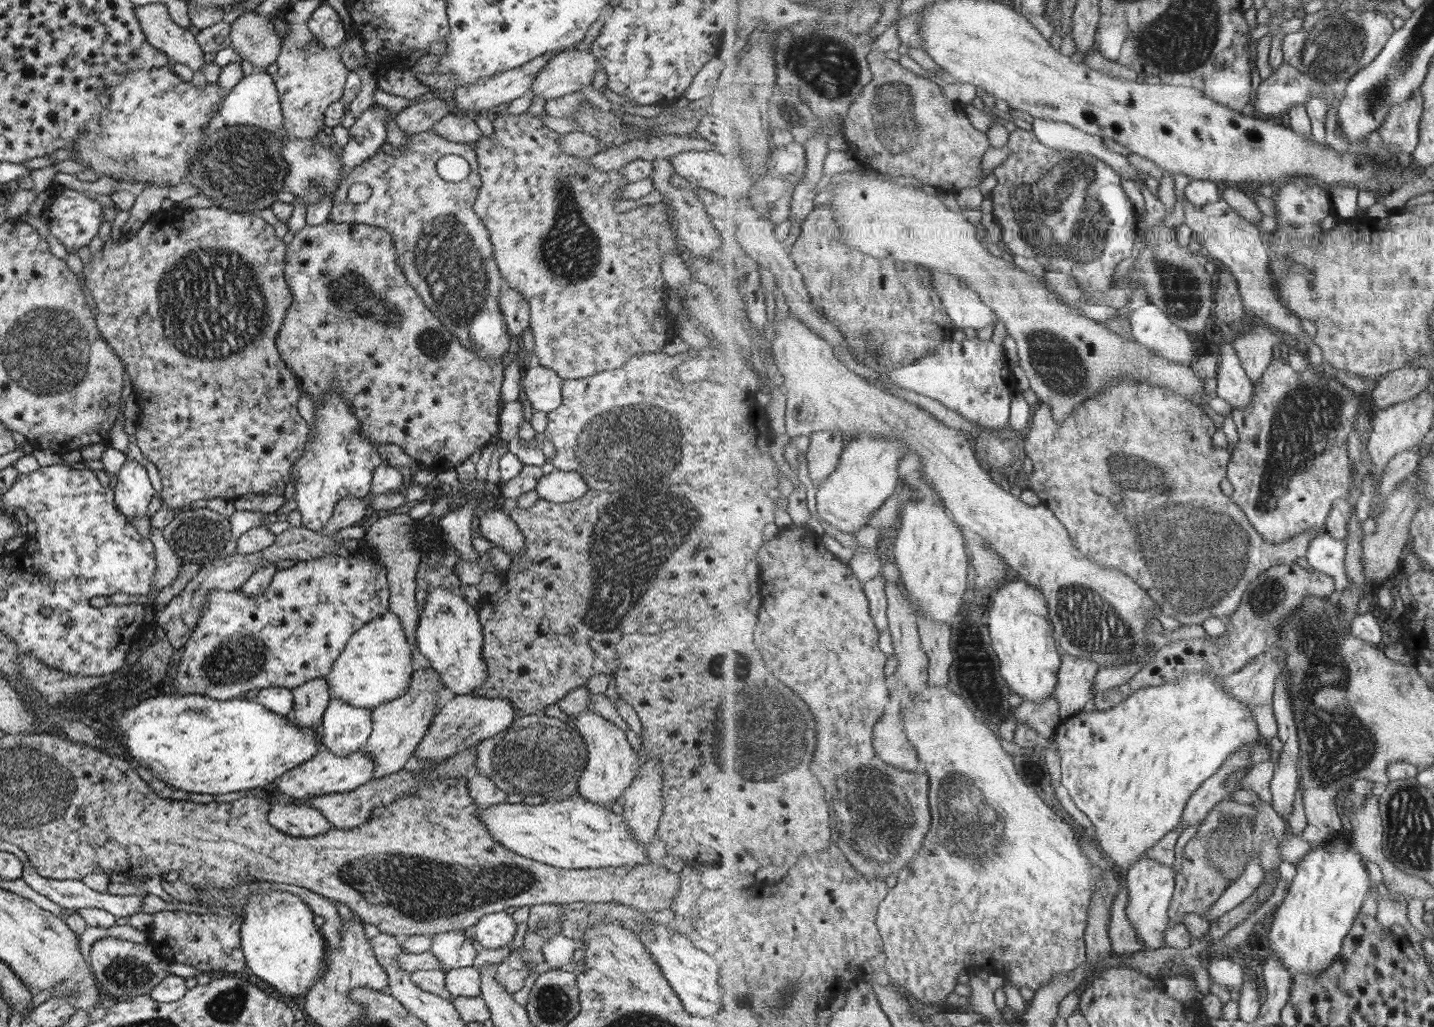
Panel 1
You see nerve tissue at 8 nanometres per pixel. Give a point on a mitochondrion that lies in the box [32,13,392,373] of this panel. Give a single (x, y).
(240, 168)

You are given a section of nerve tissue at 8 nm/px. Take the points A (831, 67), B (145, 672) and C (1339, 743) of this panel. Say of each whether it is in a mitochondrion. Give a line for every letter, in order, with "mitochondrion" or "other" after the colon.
A: mitochondrion
B: mitochondrion
C: mitochondrion

